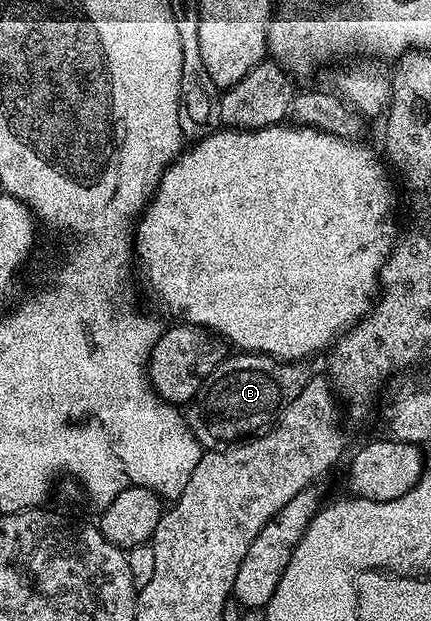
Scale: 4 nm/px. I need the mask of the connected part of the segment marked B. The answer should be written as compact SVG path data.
M231 354L203 381L189 404L185 416L190 432L206 451L217 451L223 445L257 436L271 426L269 415L281 413L310 384L312 372L306 366L302 361L283 361L270 355Z

